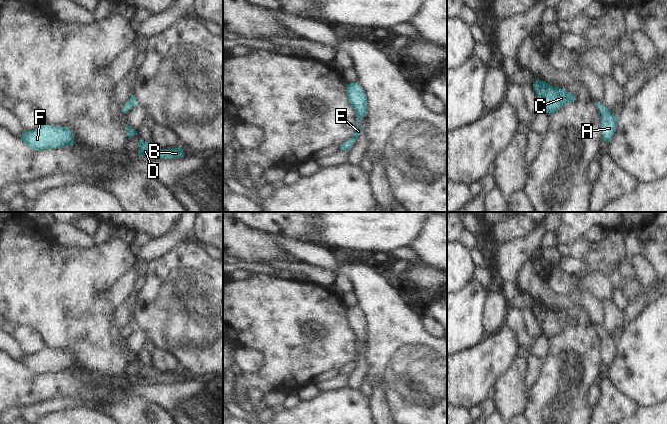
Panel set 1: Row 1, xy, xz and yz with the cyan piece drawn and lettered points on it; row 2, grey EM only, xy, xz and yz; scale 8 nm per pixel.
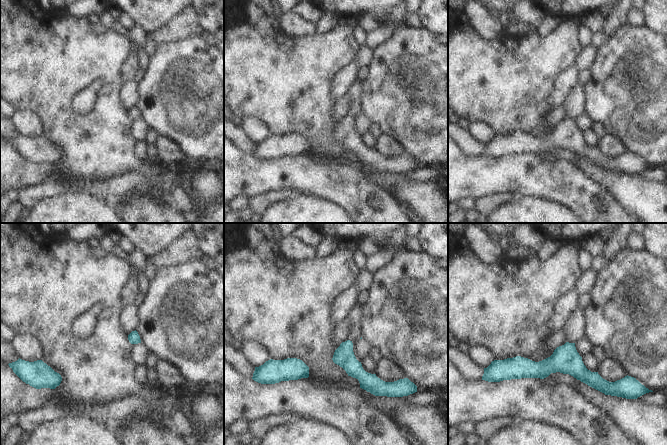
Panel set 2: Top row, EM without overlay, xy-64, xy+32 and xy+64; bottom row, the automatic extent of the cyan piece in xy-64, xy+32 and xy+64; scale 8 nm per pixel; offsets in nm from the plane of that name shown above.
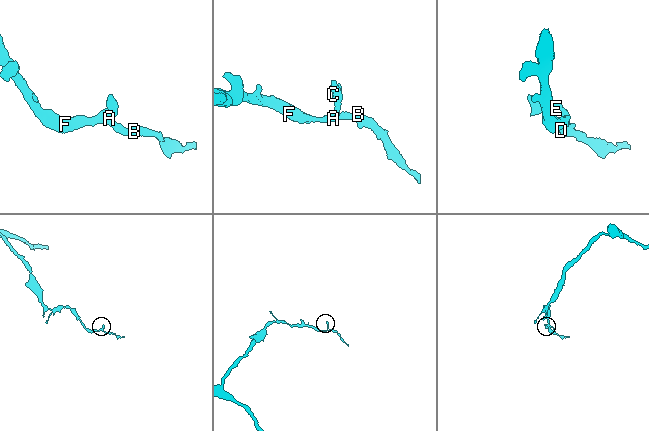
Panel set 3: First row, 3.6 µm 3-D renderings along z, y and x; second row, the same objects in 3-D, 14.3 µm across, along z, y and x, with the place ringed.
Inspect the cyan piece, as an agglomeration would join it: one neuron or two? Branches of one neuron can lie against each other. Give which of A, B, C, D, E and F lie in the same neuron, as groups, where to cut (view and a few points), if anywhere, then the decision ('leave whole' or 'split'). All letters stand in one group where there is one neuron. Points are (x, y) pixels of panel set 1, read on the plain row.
groups A B C D E F; cut none; leave whole

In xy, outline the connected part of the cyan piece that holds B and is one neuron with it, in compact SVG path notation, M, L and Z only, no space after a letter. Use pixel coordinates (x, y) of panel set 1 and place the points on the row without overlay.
M139 364L138 371L139 381L147 381L149 383L172 383L184 381L182 371L160 373L155 370L153 366L145 366L143 364Z

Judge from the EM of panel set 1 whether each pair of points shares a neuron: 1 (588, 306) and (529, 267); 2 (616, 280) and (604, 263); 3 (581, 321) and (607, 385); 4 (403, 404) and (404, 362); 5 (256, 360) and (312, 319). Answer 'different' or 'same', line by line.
1: same
2: different
3: different
4: same
5: different

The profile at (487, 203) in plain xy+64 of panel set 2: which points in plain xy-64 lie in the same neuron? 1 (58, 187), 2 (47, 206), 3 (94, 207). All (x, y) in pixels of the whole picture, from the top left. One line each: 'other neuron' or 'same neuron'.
1: same neuron
2: other neuron
3: other neuron

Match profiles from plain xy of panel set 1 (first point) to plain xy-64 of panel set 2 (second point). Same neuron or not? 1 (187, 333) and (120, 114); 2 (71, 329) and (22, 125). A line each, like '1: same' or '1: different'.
1: different
2: different

